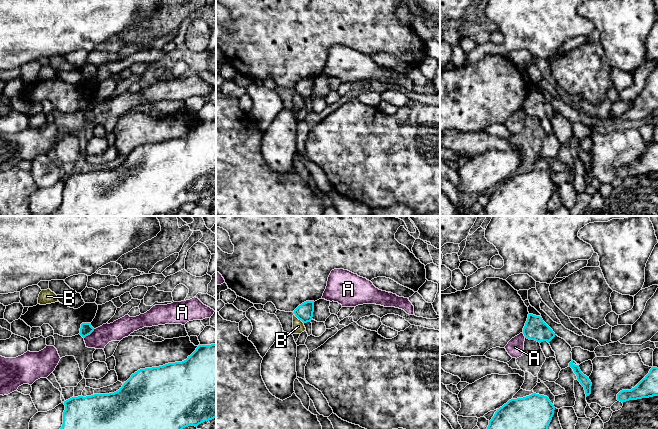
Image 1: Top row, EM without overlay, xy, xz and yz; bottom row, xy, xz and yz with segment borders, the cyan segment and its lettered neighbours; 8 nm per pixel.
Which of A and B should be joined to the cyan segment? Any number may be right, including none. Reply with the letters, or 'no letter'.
no letter

